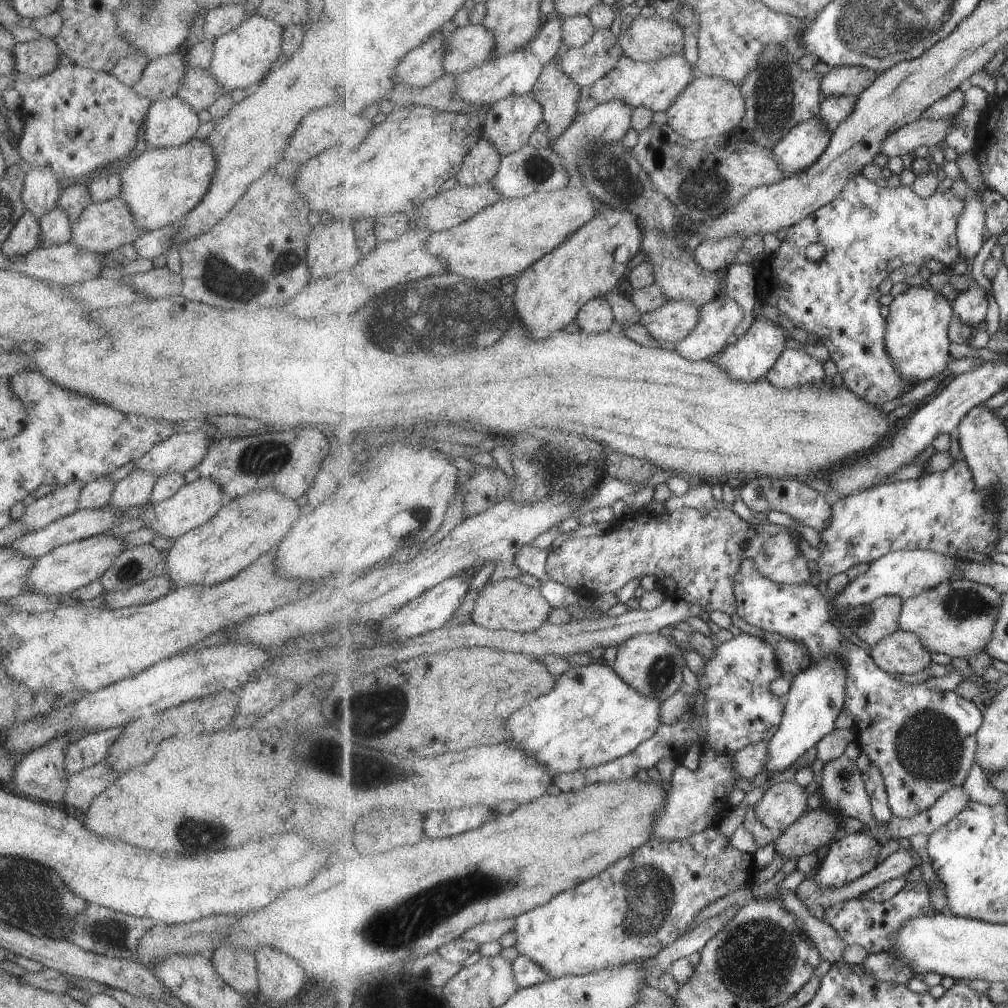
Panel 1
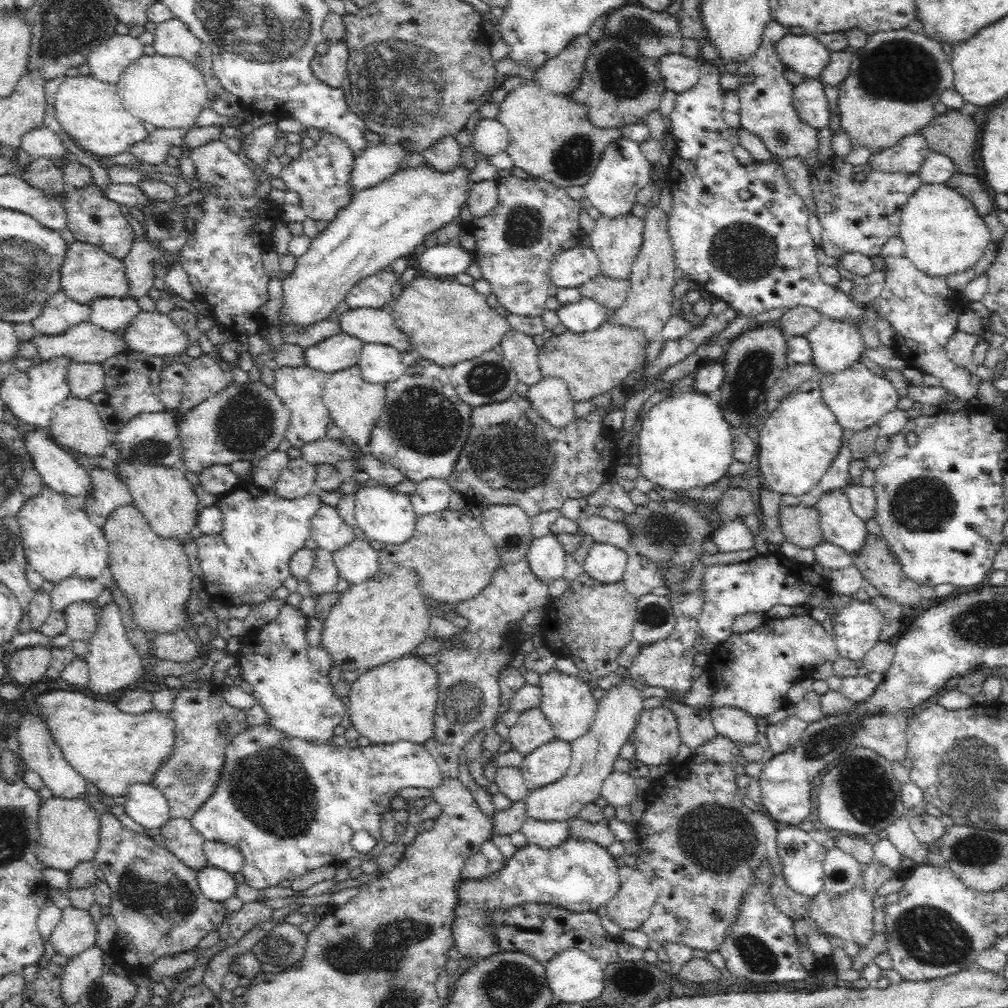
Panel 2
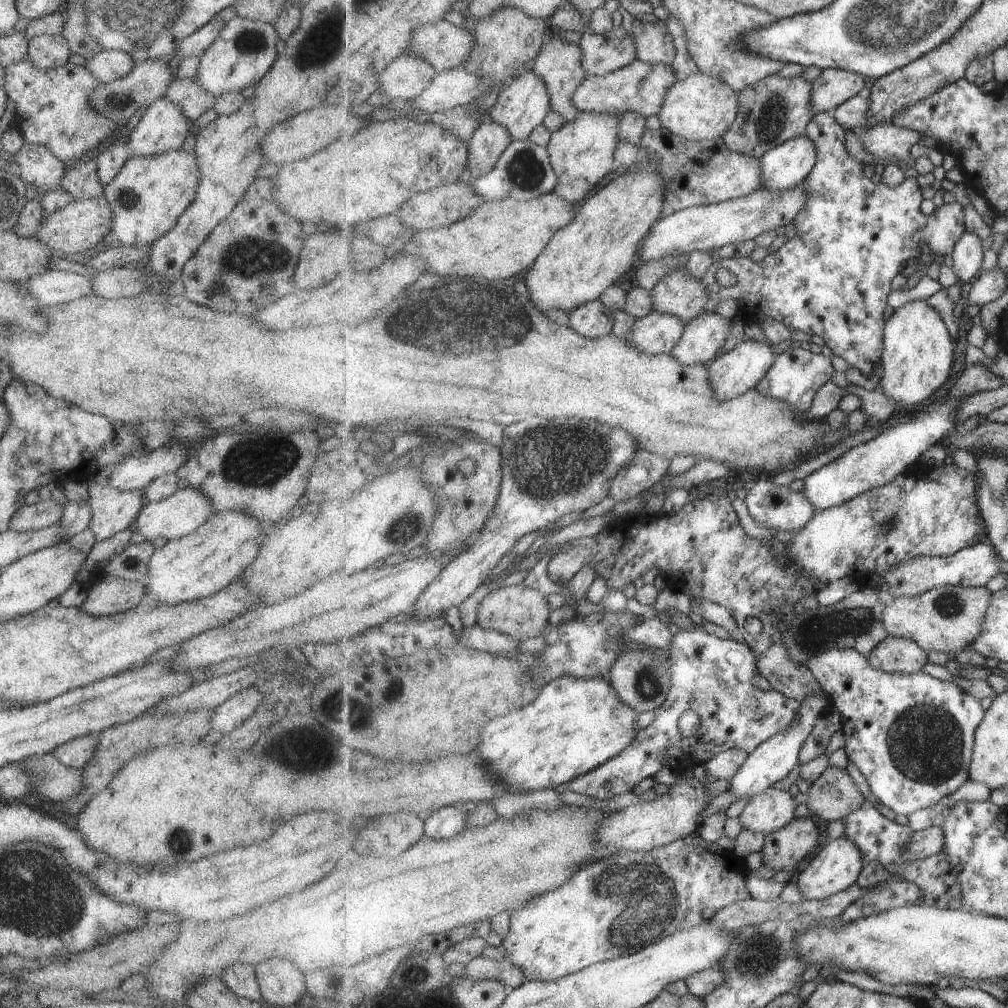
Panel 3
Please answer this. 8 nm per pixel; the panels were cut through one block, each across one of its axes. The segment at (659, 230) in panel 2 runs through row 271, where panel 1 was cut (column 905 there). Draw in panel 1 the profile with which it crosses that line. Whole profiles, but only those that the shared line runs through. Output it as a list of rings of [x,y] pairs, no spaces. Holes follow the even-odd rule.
[[[899,629],[870,649],[877,666],[891,674],[917,674],[929,668],[931,650],[916,632]]]

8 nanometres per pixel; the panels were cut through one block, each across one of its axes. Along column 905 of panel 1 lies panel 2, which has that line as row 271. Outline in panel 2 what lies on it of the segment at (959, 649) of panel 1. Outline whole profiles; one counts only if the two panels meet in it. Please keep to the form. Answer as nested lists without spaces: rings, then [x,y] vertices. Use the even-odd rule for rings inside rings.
[[[630,213],[622,214],[616,218],[600,215],[596,220],[592,232],[588,238],[593,251],[599,258],[599,272],[612,278],[629,278],[632,262],[642,246],[644,221]]]

